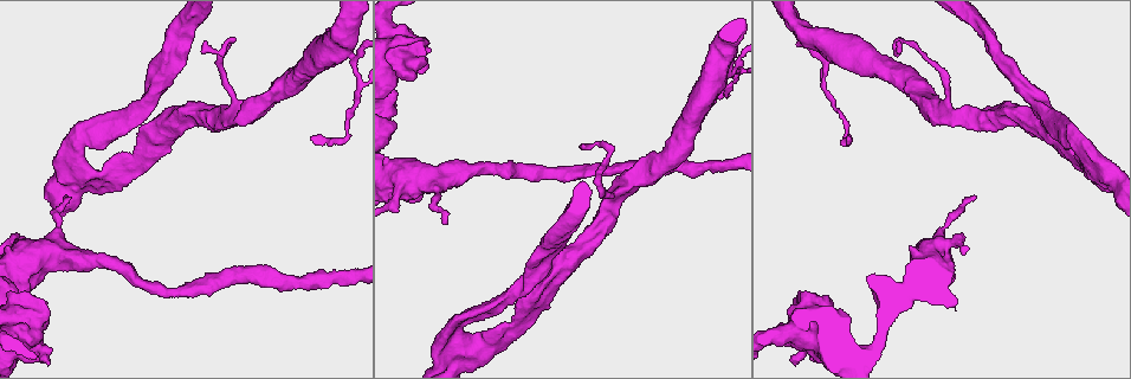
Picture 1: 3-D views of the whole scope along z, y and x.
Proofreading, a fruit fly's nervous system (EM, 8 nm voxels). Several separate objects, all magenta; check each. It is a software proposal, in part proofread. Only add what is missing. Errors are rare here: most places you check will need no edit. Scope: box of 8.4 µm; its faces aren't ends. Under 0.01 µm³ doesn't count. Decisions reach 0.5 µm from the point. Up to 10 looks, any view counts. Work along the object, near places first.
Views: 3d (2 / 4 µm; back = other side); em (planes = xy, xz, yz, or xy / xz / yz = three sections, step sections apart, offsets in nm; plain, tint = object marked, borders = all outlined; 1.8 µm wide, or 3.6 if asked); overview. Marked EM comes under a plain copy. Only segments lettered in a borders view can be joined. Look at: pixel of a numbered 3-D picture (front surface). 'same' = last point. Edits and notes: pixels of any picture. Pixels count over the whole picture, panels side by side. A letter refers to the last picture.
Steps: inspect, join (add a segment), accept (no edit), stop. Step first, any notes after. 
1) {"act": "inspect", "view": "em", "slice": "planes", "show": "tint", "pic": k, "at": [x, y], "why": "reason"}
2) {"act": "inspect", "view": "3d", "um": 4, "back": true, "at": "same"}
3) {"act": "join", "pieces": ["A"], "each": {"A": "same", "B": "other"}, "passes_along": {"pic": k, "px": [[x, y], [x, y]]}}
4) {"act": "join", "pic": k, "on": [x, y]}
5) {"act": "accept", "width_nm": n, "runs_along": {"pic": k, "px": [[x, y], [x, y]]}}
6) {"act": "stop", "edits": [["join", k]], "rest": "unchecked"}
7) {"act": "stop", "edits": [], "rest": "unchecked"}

{"act": "inspect", "view": "em", "um": 3.6, "slice": "planes", "show": "borders", "pic": 1, "at": [826, 296], "why": "stops while still wide"}

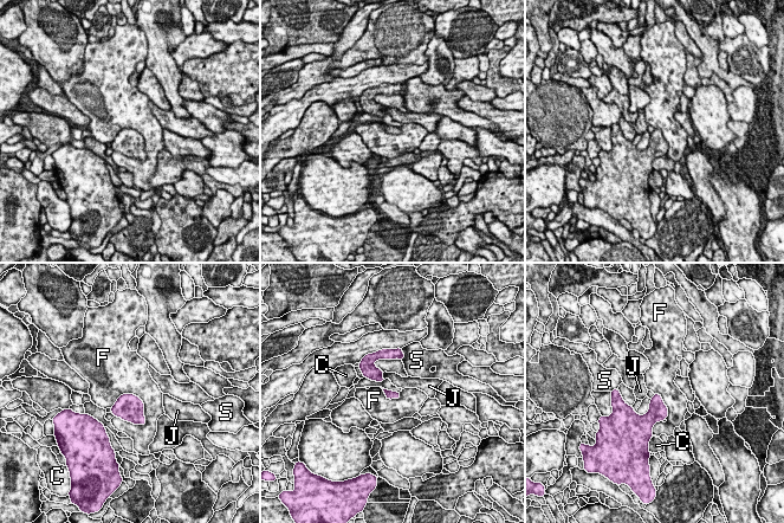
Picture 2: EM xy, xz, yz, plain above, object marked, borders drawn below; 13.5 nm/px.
{"act": "accept", "each": {"C": "other", "F": "other", "J": "other", "S": "other"}, "border": {"pic": 2, "px": [[111, 406], [135, 394], [146, 424]]}, "found": "no lettered segment goes on from it"}

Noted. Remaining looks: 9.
{"act": "inspect", "view": "3d", "um": 2, "pic": 1, "at": [974, 196], "why": "branch stops here"}

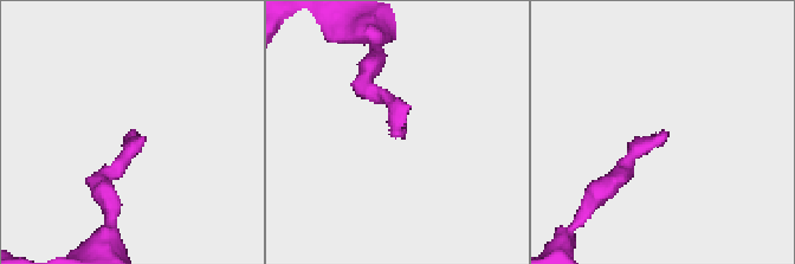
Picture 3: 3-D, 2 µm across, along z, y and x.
{"act": "inspect", "view": "em", "slice": "planes", "show": "borders", "pic": 3, "at": [664, 141]}

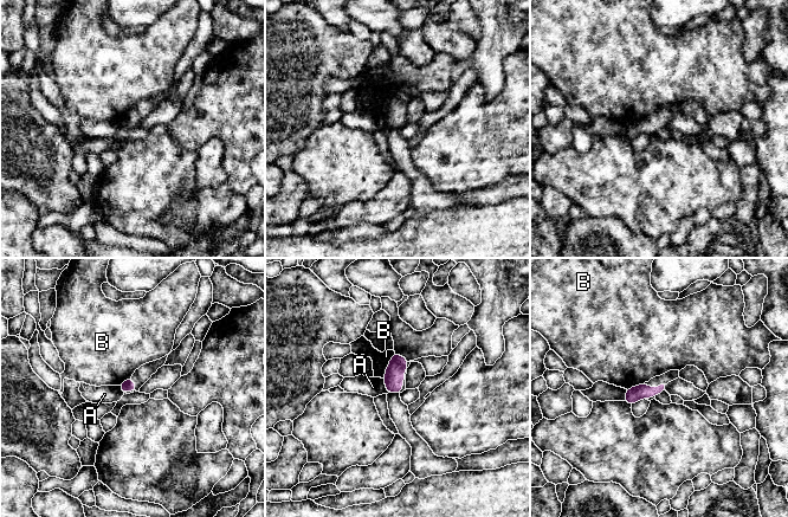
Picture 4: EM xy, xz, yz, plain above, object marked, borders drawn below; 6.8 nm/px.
{"act": "accept", "each": {"A": "other", "B": "other"}, "border": {"pic": 4, "px": [[382, 379], [387, 393]]}, "found": "none of them fits"}

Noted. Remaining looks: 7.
{"act": "inspect", "view": "3d", "um": 2, "pic": 1, "at": [1103, 191], "why": "branch stops here"}

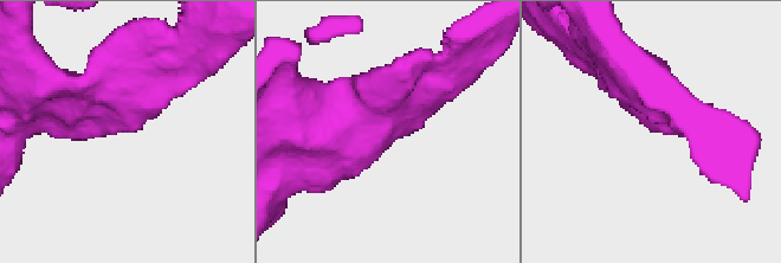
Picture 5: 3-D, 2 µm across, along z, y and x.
{"act": "inspect", "view": "em", "slice": "xy", "step": 16, "show": "borders", "pic": 5, "at": [131, 131], "why": "need the tissue"}

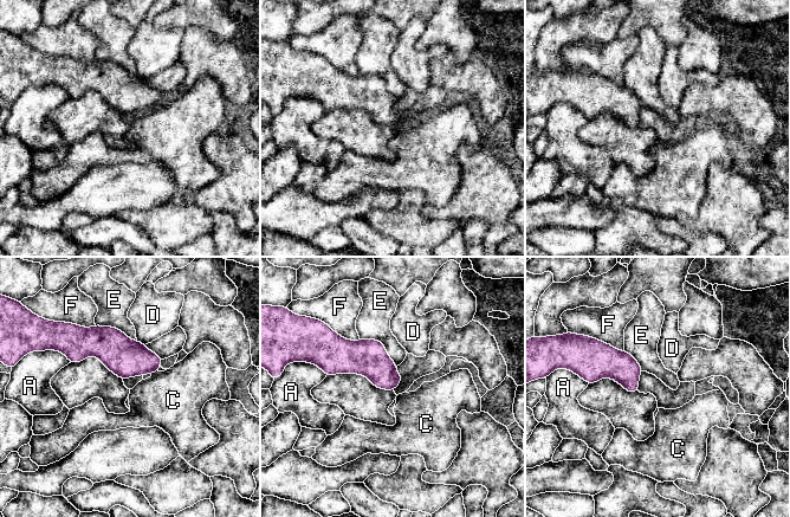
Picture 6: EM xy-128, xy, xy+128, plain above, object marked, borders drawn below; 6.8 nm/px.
{"act": "accept", "longest_contact_nm": ["E", 320], "each": {"A": "other", "C": "other", "D": "other", "E": "other", "F": "other"}, "found": "no lettered segment goes on from it"}

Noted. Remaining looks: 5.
{"act": "inspect", "view": "em", "um": 3.6, "slice": "xy", "step": 16, "show": "tint", "pic": 1, "at": [1043, 119], "why": "side arm on a straight run"}

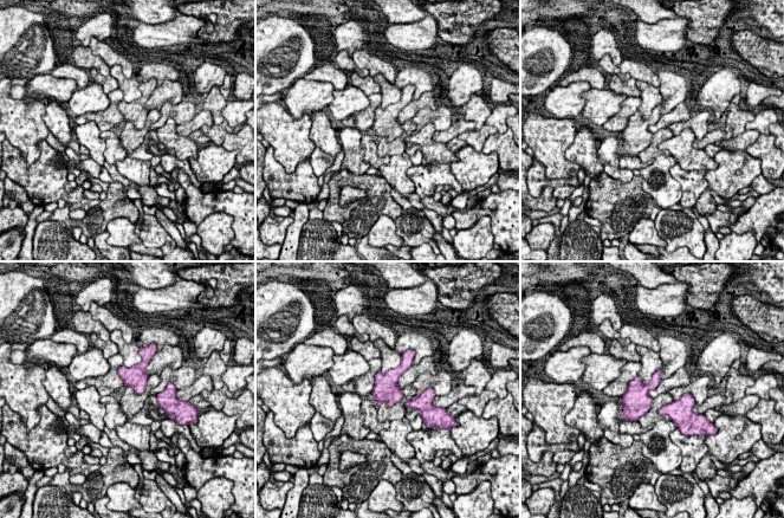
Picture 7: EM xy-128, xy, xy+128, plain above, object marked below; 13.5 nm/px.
{"act": "inspect", "view": "em", "um": 3.6, "slice": "planes", "show": "borders", "at": "same", "why": "another direction"}

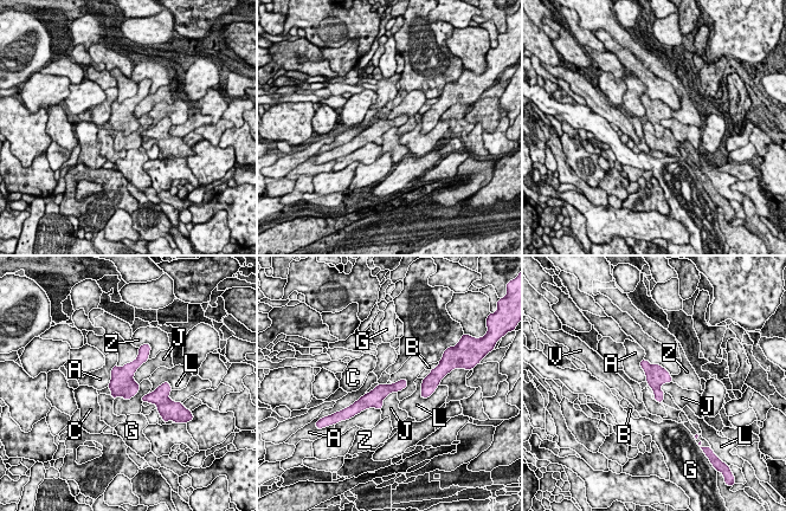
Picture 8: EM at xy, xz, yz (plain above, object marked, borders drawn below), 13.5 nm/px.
{"act": "accept", "width_nm": 200, "longest_contact_nm": ["J", 380], "each": {"A": "other", "B": "other", "C": "other", "G": "other", "J": "other", "L": "other", "V": "other", "Z": "other"}, "found": "none of them fits"}

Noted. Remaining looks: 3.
{"act": "stop", "edits": [], "rest": "unchecked"}

